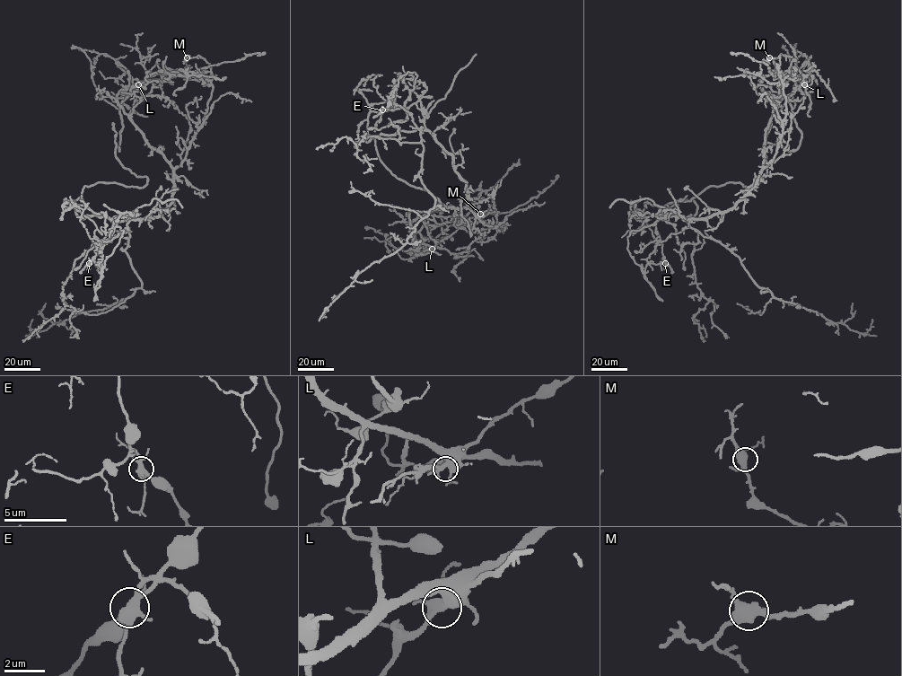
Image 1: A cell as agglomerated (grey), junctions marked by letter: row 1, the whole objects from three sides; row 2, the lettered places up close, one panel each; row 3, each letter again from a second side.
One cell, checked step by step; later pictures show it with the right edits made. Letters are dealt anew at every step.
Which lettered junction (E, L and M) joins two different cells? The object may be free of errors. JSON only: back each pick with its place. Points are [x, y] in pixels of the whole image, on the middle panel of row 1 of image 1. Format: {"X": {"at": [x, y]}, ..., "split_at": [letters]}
{"split_at": []}

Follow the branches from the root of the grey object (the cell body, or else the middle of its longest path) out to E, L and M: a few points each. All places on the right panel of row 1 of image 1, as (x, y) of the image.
E: (728, 209), (705, 218), (686, 219), (688, 227), (664, 241), (658, 240), (646, 260), (665, 263)
L: (728, 209), (744, 196), (745, 190), (758, 177), (764, 160), (765, 129), (774, 108), (801, 83), (804, 84)
M: (728, 209), (744, 196), (745, 190), (770, 163), (782, 134), (786, 109), (777, 68), (780, 55), (769, 57)

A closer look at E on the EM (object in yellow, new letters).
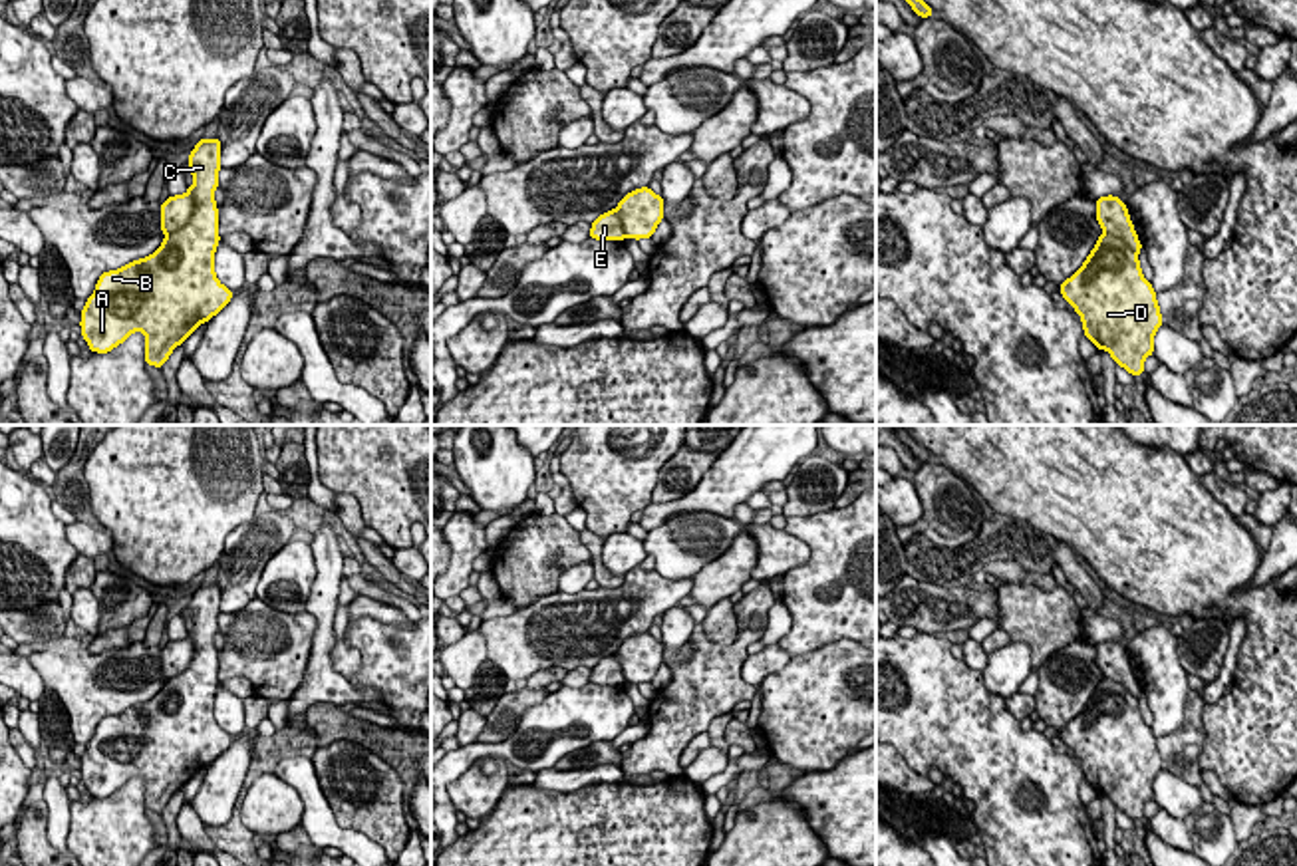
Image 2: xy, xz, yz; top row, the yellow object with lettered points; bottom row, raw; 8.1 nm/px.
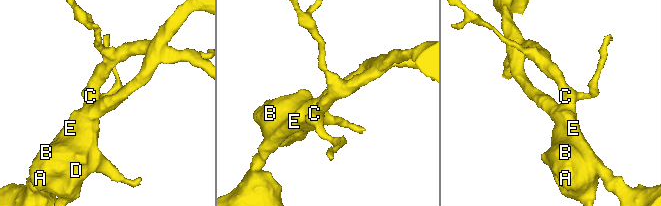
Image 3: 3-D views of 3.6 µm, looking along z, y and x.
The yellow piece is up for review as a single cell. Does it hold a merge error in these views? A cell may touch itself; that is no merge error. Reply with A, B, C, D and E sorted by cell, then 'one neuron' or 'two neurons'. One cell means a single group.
A B C D E | one neuron

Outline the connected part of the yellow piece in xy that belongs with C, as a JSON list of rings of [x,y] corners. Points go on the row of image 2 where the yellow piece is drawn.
[[[201,139],[187,161],[195,183],[161,205],[163,244],[141,260],[103,272],[81,310],[81,336],[107,354],[133,332],[145,334],[145,361],[163,367],[195,328],[232,298],[215,274],[220,141]]]

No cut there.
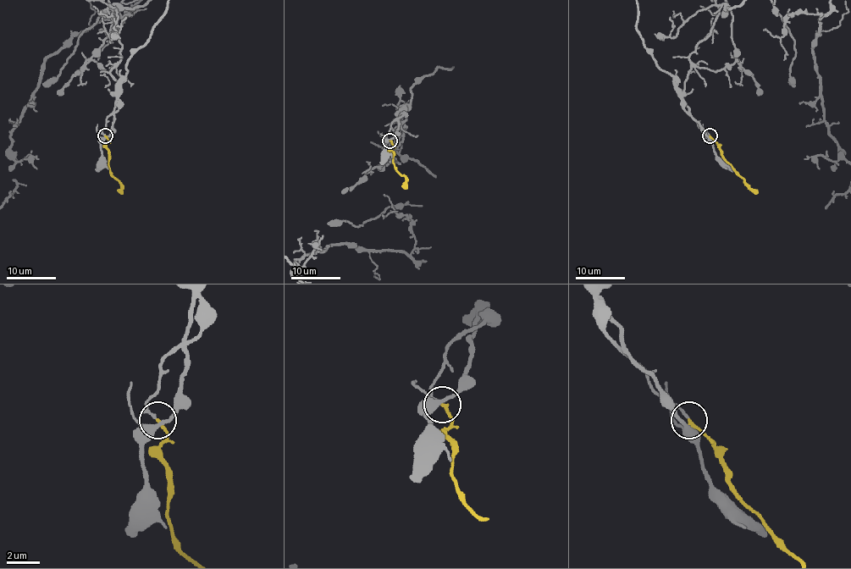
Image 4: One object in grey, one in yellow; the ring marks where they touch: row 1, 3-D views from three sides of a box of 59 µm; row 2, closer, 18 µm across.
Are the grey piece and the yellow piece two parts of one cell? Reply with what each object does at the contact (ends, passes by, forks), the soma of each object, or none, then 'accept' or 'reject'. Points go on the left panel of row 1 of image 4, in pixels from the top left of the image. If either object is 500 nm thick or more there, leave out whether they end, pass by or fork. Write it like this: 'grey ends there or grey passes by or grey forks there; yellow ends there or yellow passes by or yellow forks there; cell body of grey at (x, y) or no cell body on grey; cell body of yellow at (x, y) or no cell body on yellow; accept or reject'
grey forks there; yellow ends there; no cell body on grey; no cell body on yellow; accept

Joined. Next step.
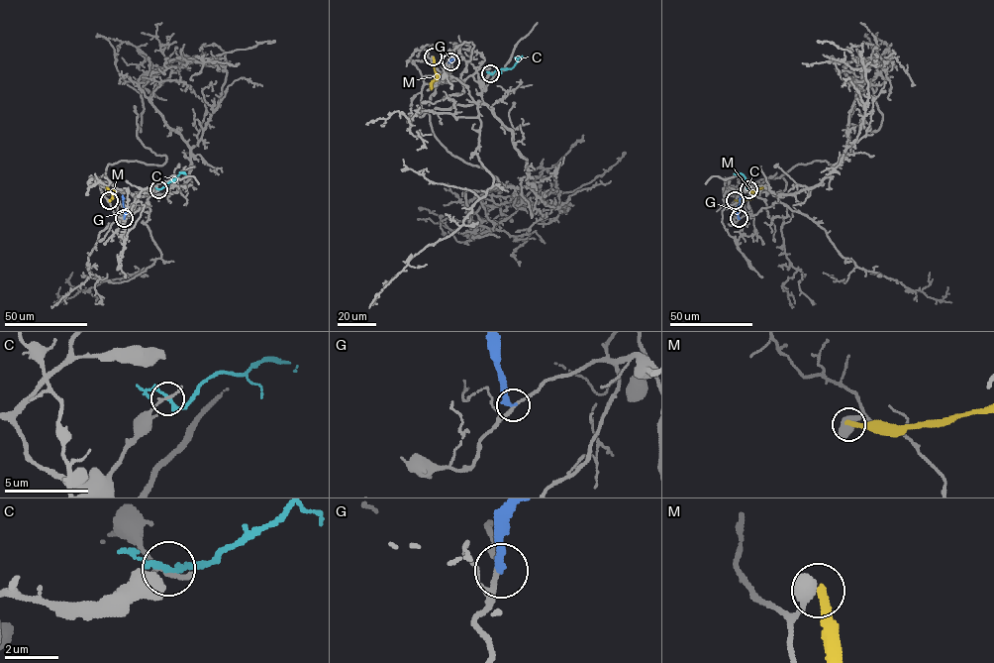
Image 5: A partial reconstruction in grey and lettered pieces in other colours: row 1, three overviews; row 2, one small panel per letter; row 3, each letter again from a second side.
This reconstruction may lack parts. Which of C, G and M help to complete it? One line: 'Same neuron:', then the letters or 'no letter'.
Same neuron: no letter

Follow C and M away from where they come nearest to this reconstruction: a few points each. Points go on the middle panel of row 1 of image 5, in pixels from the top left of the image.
C: (490, 73), (511, 69), (522, 57)
M: (433, 56), (437, 79), (431, 89)

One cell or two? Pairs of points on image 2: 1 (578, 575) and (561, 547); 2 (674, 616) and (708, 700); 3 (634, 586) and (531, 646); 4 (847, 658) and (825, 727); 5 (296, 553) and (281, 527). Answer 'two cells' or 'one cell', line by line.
1: two cells
2: two cells
3: one cell
4: one cell
5: two cells

